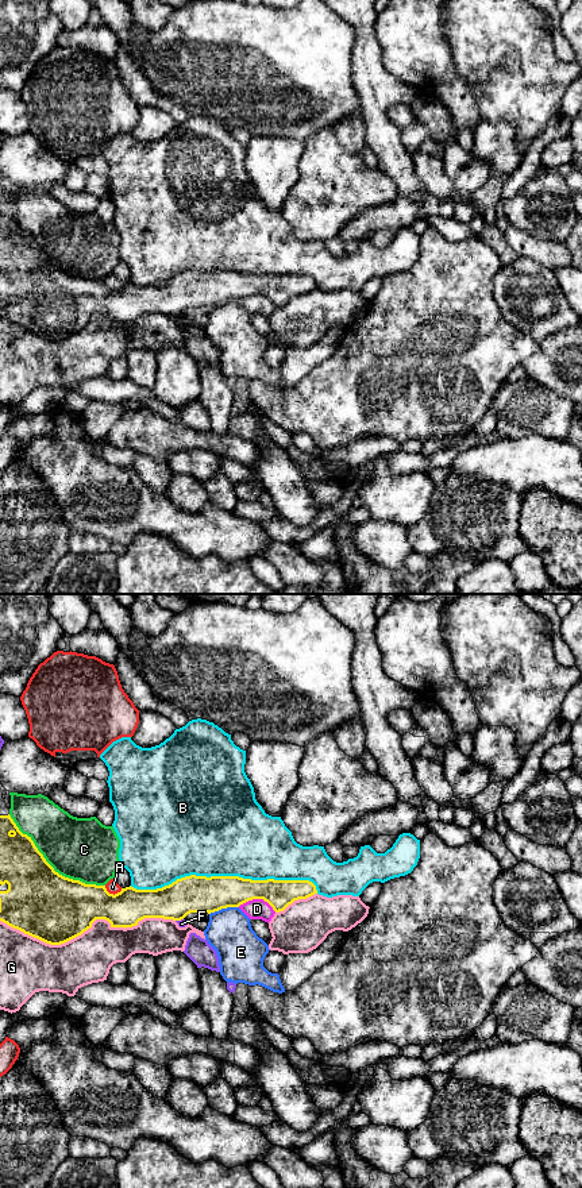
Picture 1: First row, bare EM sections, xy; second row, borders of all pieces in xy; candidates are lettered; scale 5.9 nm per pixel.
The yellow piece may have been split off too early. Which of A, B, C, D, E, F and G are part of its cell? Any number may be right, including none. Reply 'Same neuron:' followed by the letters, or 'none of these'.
Same neuron: none of these

